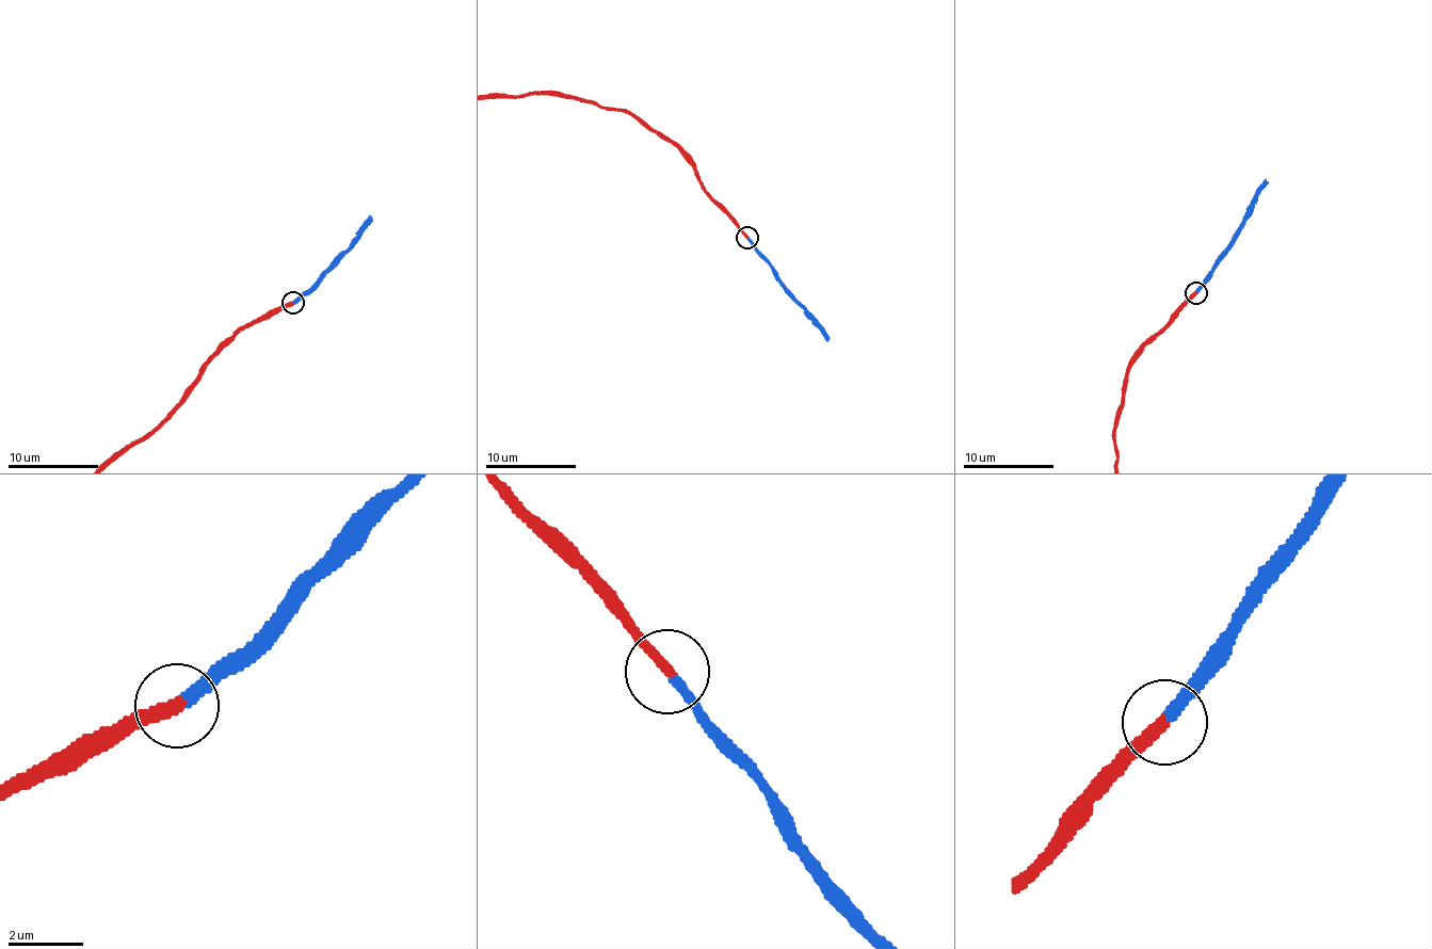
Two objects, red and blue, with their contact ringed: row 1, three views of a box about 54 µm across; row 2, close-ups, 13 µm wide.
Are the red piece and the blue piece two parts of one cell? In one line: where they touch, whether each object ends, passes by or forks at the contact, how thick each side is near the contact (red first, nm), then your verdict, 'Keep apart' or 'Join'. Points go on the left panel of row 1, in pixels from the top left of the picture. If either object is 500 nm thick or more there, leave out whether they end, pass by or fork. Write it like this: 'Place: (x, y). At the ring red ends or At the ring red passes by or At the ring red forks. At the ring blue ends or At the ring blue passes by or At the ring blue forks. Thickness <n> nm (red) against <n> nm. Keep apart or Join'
Place: (293, 303). At the ring red ends. At the ring blue ends. Thickness 320 nm (red) against 300 nm. Join

